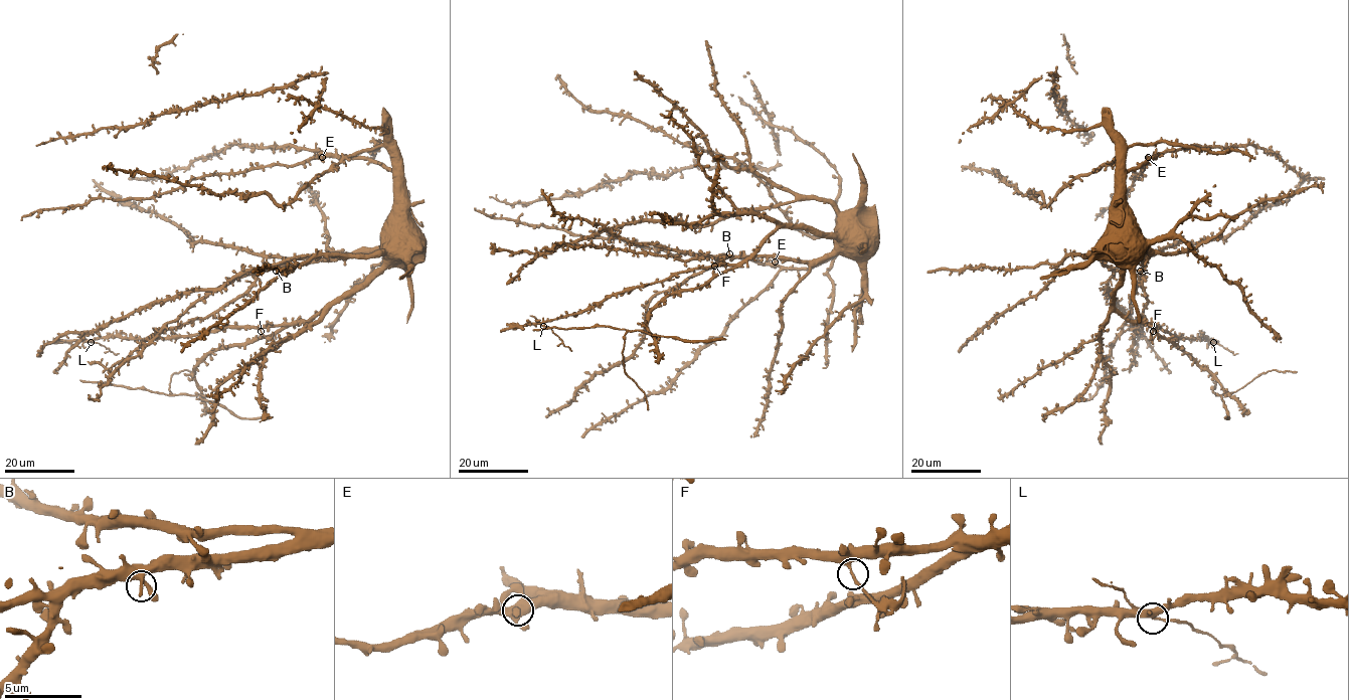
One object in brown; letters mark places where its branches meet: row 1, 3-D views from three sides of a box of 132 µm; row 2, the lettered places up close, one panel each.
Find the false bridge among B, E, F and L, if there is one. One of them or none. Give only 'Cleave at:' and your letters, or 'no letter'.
Cleave at: F

